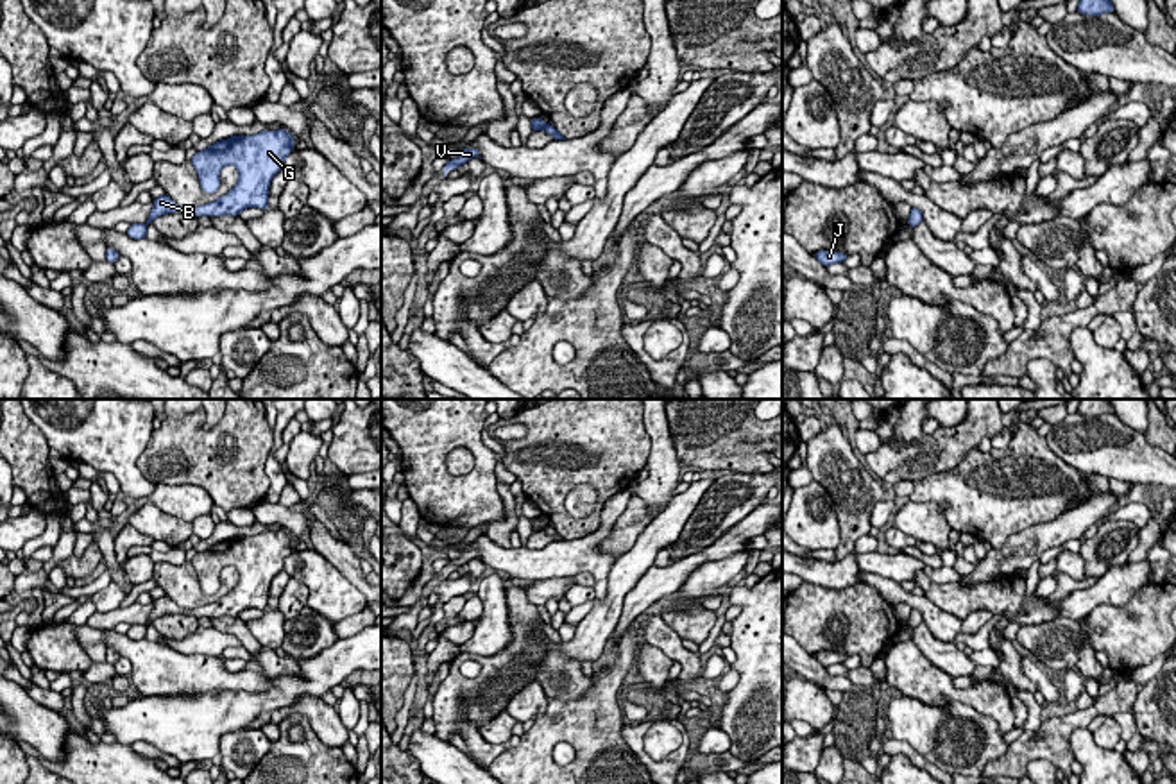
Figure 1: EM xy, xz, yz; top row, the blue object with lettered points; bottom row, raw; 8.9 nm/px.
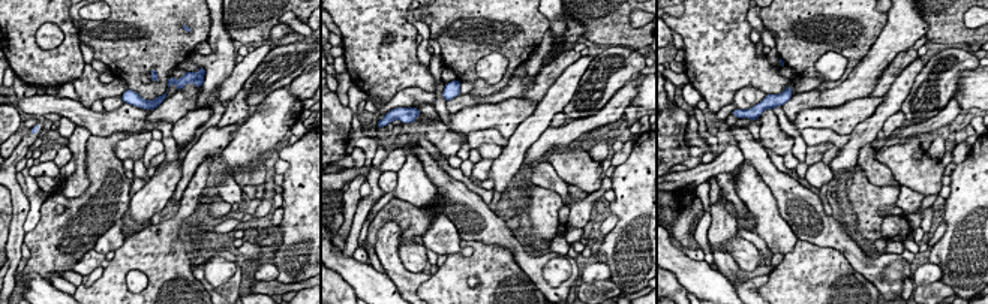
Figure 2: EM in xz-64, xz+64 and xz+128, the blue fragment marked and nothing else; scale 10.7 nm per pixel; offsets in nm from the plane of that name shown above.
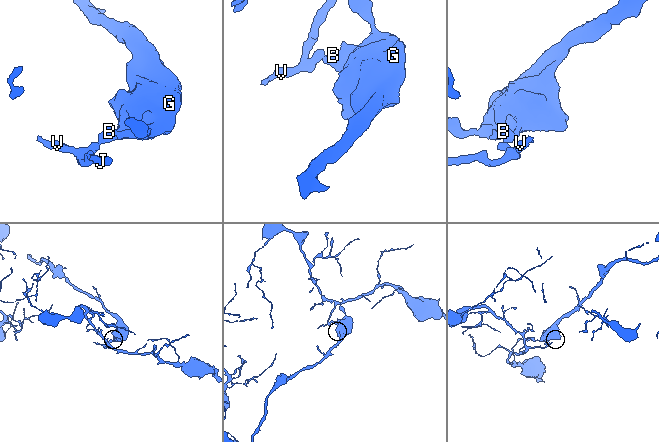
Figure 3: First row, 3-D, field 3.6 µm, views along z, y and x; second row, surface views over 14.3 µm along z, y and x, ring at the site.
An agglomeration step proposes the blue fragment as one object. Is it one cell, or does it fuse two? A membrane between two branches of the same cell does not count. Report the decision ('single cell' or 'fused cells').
fused cells

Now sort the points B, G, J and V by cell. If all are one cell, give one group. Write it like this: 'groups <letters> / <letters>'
groups B G / J V

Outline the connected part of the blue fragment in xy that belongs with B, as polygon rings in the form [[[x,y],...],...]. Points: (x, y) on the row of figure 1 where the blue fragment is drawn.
[[[283,127],[252,136],[231,136],[199,150],[190,161],[199,175],[200,190],[215,193],[220,188],[220,170],[233,165],[238,183],[222,197],[197,208],[181,208],[168,195],[154,199],[147,226],[166,213],[193,217],[238,217],[247,208],[268,208],[272,177],[283,170],[285,158],[294,150],[294,138]]]

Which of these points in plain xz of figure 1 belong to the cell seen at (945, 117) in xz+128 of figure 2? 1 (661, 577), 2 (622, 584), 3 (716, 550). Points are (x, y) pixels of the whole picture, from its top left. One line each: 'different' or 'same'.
1: same
2: different
3: same

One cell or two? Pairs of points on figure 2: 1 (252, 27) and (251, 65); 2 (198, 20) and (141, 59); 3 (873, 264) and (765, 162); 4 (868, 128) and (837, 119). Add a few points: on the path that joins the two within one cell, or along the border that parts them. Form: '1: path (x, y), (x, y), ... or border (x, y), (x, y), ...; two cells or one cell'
1: border (281, 23), (272, 29), (270, 36), (264, 42); two cells
2: path (185, 20), (180, 20), (155, 45); one cell
3: path (844, 244), (826, 231), (786, 190); one cell
4: border (882, 99), (876, 110), (849, 134); two cells

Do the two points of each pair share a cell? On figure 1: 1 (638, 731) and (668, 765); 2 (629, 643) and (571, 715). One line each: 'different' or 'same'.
1: same
2: same

